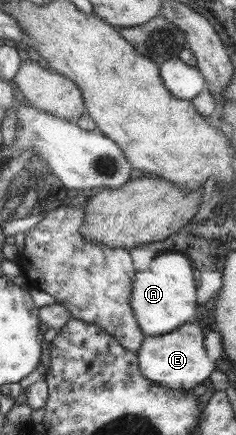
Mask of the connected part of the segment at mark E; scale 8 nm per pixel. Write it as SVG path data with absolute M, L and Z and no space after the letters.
M192 323L181 324L177 331L162 336L145 336L141 348L136 351L142 375L146 376L146 380L170 390L192 390L214 370L214 362L206 358L202 342L200 328Z

